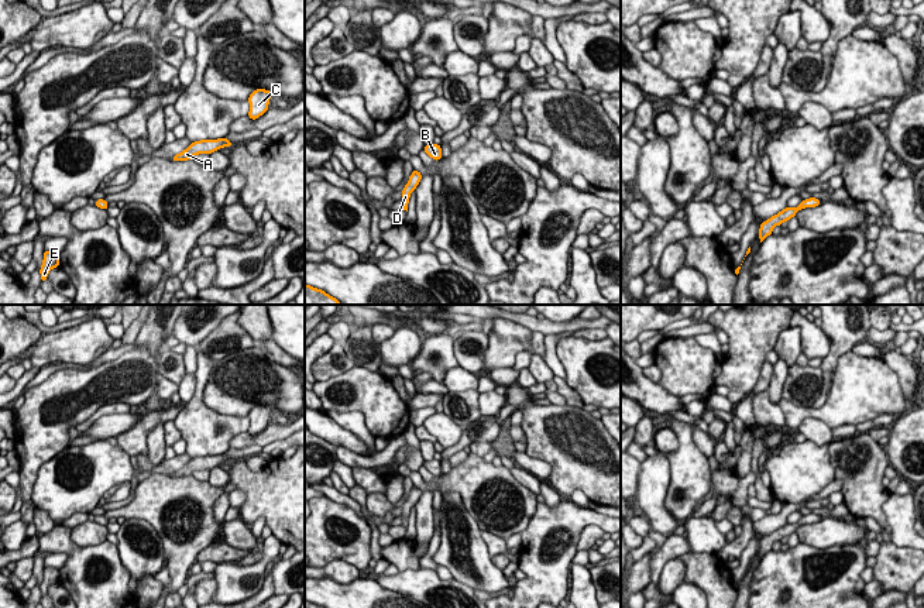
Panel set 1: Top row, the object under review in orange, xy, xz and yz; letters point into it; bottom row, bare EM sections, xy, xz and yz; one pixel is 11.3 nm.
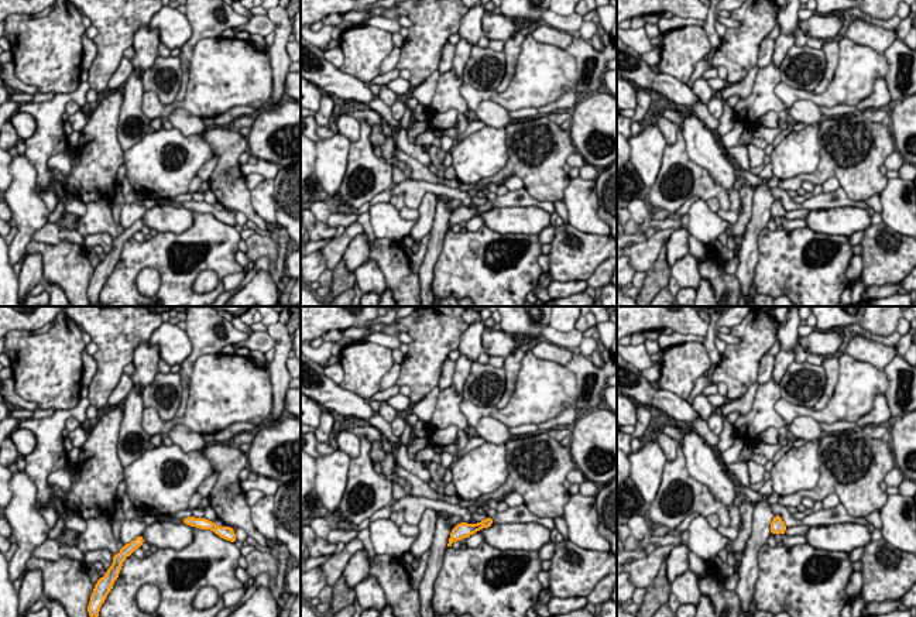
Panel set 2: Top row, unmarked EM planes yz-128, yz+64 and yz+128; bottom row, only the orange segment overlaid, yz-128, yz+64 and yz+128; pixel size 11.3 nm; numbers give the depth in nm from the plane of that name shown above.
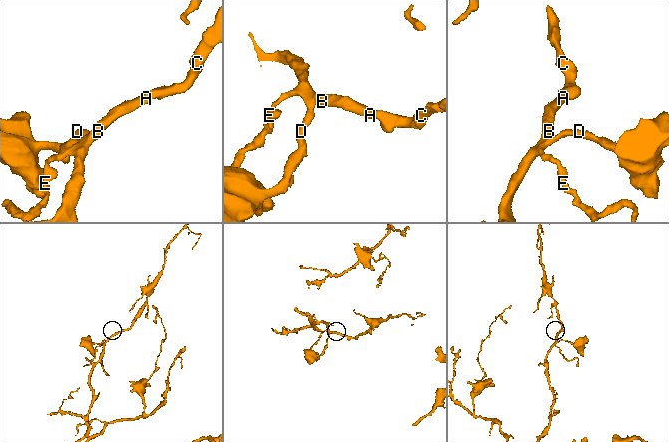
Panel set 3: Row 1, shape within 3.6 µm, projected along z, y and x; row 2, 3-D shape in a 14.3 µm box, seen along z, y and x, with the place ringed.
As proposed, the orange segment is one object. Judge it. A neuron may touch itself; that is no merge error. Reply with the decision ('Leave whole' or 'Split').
Leave whole

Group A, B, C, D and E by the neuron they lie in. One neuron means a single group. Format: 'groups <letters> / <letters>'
groups A B C D E

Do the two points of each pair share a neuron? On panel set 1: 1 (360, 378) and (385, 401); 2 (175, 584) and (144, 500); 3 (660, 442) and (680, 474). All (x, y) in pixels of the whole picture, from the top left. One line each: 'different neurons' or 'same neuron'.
1: same neuron
2: same neuron
3: different neurons

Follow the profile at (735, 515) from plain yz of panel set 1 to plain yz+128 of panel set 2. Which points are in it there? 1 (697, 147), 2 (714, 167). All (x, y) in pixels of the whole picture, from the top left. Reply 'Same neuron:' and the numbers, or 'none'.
Same neuron: none

